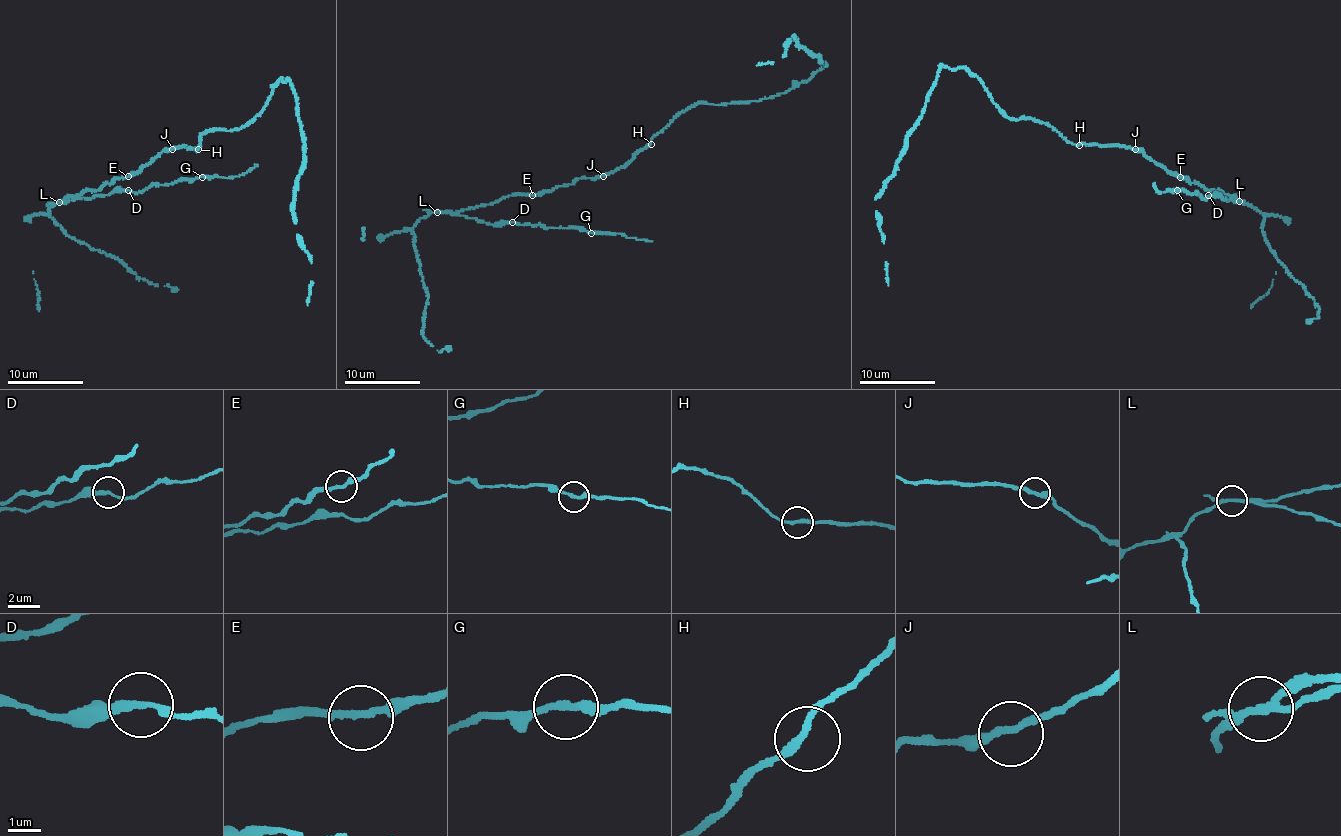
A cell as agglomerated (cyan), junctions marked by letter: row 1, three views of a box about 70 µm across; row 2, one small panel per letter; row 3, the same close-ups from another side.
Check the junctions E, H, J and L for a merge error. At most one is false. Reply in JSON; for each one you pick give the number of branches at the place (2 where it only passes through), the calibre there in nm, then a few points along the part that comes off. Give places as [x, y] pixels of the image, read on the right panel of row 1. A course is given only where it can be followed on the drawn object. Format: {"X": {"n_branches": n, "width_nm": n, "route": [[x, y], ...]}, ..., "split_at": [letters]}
{"L": {"n_branches": 2, "width_nm": 220, "route": [[1240, 202], [1208, 195], [1203, 200], [1198, 193], [1191, 195], [1180, 189], [1158, 194], [1153, 183]]}, "split_at": ["L"]}

